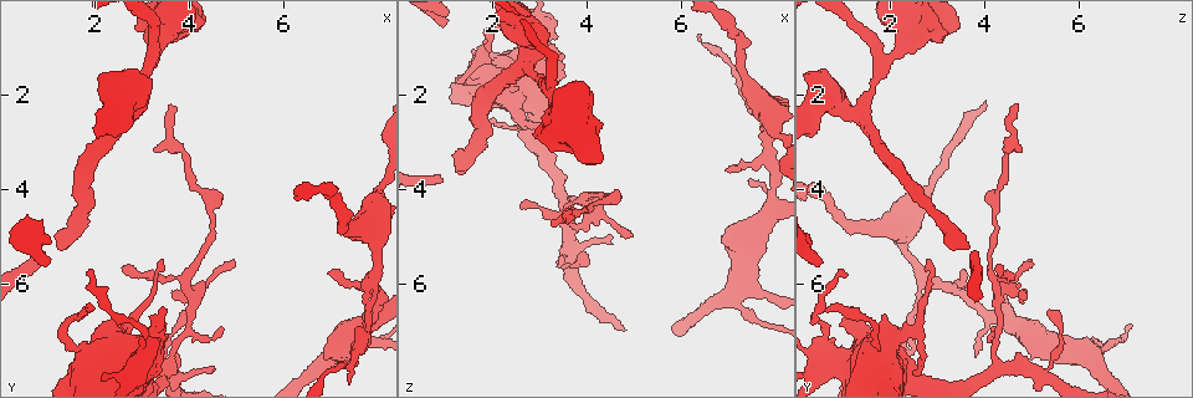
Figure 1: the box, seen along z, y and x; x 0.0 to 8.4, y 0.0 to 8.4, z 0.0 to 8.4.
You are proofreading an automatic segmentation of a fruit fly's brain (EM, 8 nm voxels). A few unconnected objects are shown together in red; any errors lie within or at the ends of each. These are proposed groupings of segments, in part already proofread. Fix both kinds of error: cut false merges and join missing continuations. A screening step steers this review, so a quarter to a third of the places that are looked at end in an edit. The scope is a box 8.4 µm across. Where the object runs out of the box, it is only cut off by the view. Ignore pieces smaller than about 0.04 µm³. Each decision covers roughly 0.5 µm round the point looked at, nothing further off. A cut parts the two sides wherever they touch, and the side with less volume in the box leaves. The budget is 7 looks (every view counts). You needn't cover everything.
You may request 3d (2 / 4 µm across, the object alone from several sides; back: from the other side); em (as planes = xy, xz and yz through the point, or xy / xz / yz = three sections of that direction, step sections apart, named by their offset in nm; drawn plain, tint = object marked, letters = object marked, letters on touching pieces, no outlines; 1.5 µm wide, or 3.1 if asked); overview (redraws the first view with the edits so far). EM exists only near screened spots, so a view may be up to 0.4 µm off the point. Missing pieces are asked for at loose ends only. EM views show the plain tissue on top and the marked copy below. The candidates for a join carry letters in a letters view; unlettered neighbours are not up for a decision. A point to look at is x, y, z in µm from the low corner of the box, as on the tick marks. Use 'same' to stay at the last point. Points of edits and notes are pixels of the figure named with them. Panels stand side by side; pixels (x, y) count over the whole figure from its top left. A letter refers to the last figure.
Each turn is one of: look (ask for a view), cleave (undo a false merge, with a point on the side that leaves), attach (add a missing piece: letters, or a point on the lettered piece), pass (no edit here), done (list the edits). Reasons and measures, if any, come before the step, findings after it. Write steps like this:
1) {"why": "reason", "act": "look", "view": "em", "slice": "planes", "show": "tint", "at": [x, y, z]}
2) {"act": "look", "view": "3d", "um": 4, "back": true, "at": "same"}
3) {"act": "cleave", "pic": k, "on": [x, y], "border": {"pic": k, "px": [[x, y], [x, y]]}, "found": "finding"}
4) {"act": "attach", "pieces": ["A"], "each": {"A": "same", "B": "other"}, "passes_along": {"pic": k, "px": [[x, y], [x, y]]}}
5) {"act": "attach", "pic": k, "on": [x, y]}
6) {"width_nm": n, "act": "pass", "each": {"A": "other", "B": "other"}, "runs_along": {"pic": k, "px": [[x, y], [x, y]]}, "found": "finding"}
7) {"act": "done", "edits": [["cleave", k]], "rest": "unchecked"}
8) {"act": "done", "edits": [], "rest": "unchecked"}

{"why": "thin end", "act": "look", "view": "em", "slice": "planes", "show": "letters", "at": [3.45, 5.50, 2.85]}

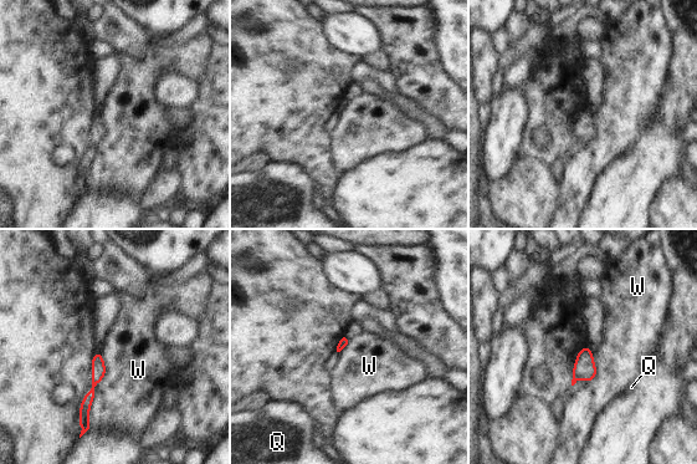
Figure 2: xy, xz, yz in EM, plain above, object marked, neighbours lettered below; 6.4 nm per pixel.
{"act": "pass", "each": {"Q": "other", "W": "other"}, "runs_along": {"pic": 2, "px": [[98, 355], [85, 418]]}, "found": "no lettered piece goes on from it"}

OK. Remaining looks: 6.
{"why": "arms part here", "act": "look", "view": "3d", "um": 2, "at": [3.50, 7.80, 4.20]}

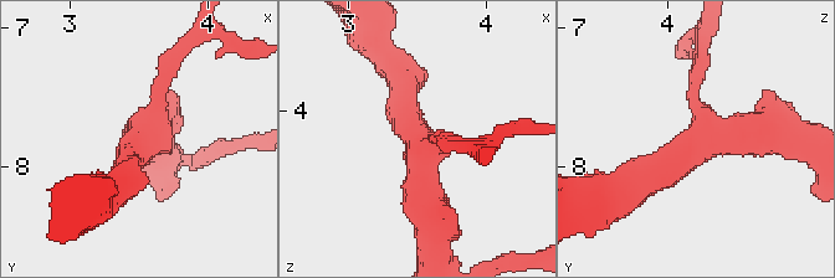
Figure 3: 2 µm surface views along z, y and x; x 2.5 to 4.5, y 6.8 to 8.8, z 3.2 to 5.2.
{"arms": 3, "why": "need the tissue", "act": "look", "view": "em", "slice": "planes", "show": "letters", "at": [3.52, 7.80, 4.24]}

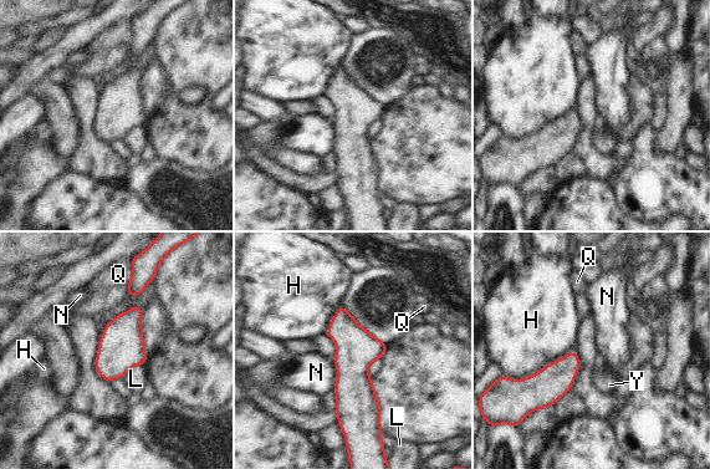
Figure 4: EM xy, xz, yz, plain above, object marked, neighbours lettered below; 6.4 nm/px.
{"act": "pass", "each": {"H": "other", "L": "other", "N": "other", "Q": "other", "Y": "other"}, "runs_along": {"pic": 4, "px": [[341, 310], [351, 338], [348, 421]]}, "found": "continuous, no second neuron"}

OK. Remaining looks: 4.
{"why": "four arms meet", "act": "look", "view": "em", "slice": "planes", "show": "tint", "at": [7.20, 7.45, 6.25]}

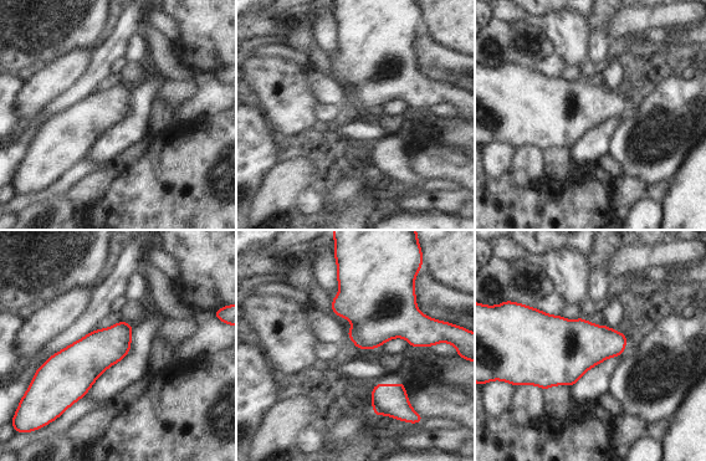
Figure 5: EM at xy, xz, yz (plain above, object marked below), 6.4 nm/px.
{"why": "see the neighbours", "act": "look", "view": "em", "slice": "planes", "show": "letters", "at": "same"}

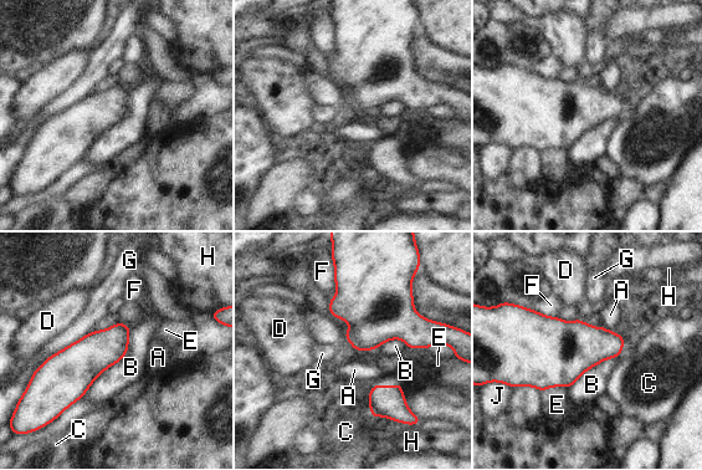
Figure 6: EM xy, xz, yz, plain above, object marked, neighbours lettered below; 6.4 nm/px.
{"act": "pass", "each": {"A": "other", "B": "other", "C": "other", "D": "other", "E": "other", "F": "other", "G": "other", "H": "other", "J": "other"}, "found": "all the same neuron"}

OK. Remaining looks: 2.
{"act": "done", "edits": [], "rest": "unchecked"}

